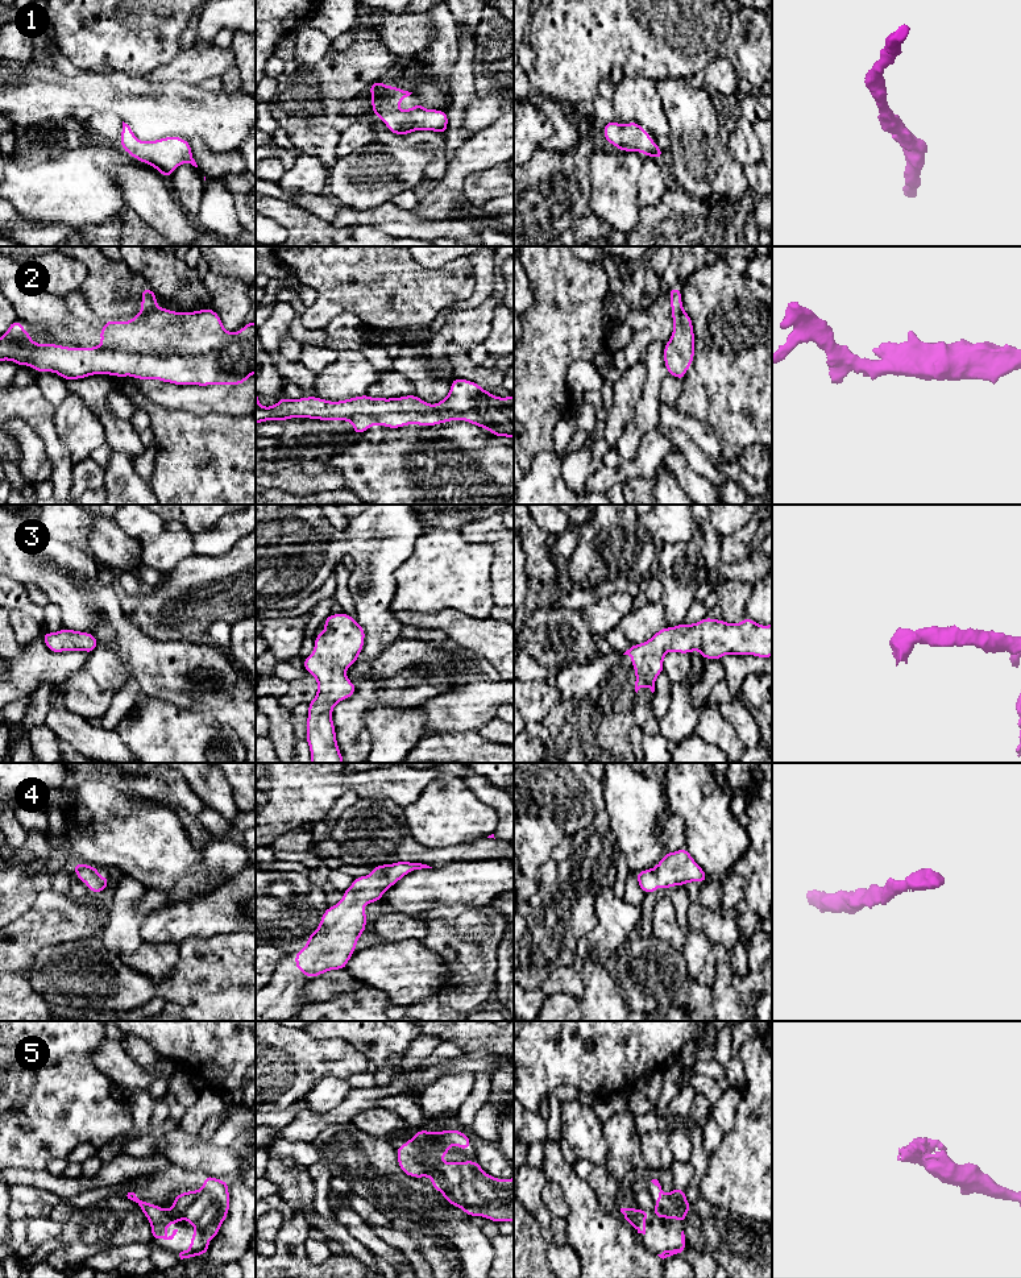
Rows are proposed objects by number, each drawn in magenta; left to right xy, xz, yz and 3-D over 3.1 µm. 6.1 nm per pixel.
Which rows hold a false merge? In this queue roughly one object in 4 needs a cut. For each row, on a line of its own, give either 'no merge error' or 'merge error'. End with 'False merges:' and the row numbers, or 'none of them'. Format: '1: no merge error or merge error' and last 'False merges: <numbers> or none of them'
1: no merge error
2: no merge error
3: no merge error
4: no merge error
5: no merge error
False merges: none of them

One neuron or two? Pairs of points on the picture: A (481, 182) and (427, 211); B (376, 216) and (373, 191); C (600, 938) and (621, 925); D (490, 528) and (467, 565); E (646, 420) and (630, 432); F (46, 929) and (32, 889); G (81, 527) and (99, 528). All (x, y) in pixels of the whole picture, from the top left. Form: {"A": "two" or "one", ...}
{"A": "two", "B": "two", "C": "one", "D": "two", "E": "one", "F": "two", "G": "two"}

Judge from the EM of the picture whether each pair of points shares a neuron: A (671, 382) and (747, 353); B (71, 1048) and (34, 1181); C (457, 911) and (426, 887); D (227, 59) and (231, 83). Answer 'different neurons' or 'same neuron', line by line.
A: different neurons
B: different neurons
C: different neurons
D: different neurons

